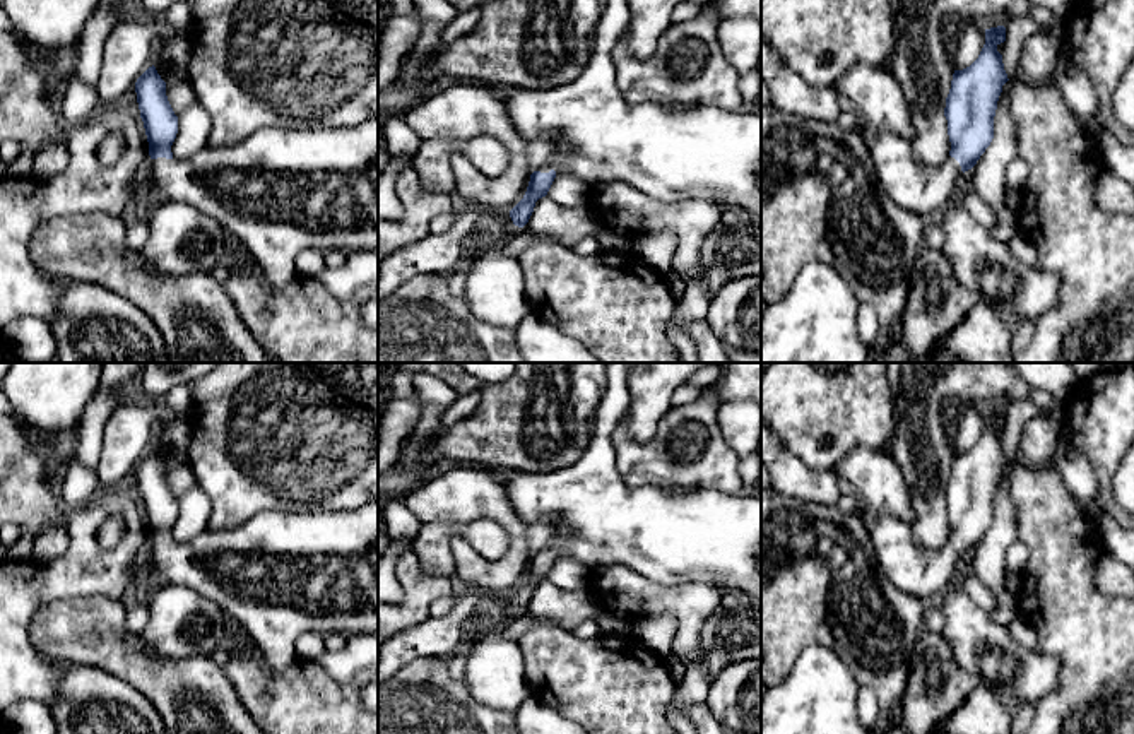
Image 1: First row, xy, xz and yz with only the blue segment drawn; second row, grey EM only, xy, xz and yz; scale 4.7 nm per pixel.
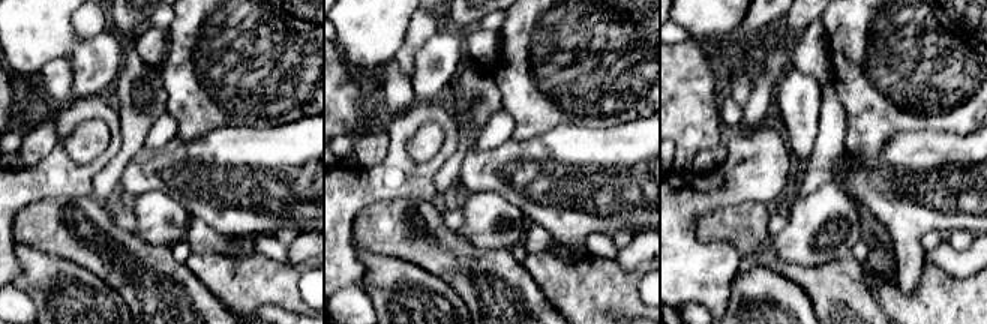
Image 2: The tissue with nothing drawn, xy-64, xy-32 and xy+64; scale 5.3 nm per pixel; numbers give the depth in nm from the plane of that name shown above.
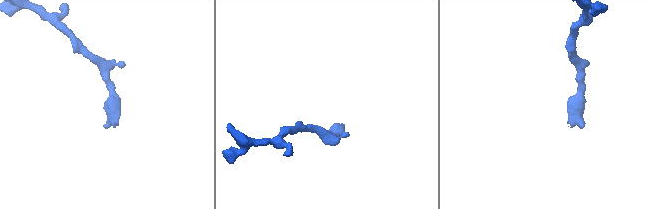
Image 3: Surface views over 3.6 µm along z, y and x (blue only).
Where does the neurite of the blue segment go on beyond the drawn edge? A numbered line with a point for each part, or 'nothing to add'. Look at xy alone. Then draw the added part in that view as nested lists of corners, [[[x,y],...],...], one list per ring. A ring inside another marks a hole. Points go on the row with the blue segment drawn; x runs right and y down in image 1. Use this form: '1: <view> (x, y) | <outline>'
1: xy (279, 192) | [[[378,116],[347,128],[291,130],[267,127],[229,147],[205,147],[186,159],[152,159],[154,202],[181,200],[233,234],[258,265],[272,289],[284,289],[298,275],[294,258],[303,250],[378,250]]]

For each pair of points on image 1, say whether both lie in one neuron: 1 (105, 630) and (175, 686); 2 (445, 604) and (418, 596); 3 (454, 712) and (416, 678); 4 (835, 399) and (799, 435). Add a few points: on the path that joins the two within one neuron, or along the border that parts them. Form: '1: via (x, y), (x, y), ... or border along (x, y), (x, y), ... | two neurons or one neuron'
1: via (122, 647), (158, 680) | one neuron
2: border along (450, 592), (438, 597), (428, 615) | two neurons
3: via (445, 707), (425, 686) | one neuron
4: via (826, 408), (808, 426) | one neuron

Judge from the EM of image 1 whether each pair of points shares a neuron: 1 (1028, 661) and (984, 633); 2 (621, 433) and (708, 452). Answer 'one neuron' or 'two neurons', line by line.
1: one neuron
2: one neuron

